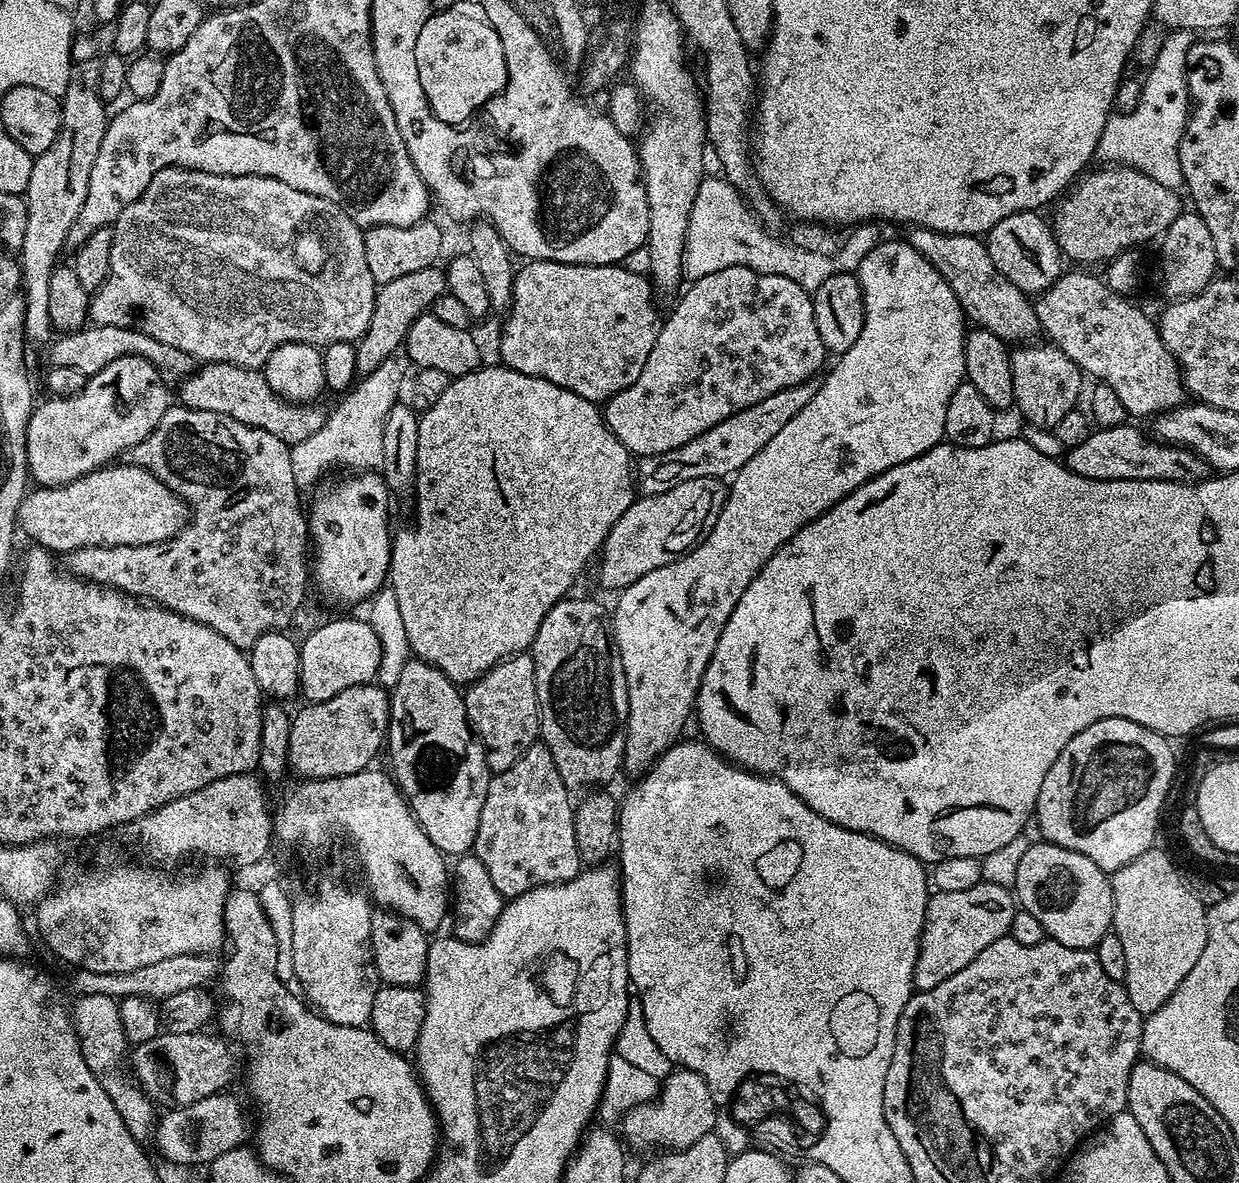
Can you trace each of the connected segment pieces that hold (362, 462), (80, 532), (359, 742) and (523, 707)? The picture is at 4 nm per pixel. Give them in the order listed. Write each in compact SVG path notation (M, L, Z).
M396 354L386 357L374 371L357 379L351 391L343 397L345 400L332 413L329 411L325 415L322 430L318 430L318 434L310 434L308 440L291 445L292 465L297 481L304 483L305 480L308 484L314 483L327 470L328 464L353 464L356 467L353 469L356 470L376 470L381 467L383 430L386 427L391 408L399 401L399 386L406 369L405 361L403 359L400 361L398 357L399 355Z
M135 462L127 463L97 468L82 478L72 480L68 484L60 484L56 488L33 487L33 492L31 489L20 503L19 527L24 527L24 532L32 539L33 545L46 548L53 554L67 554L74 549L88 548L93 544L146 546L177 535L186 523L184 501L162 482L158 482L154 474L139 468Z
M371 682L368 684L359 684L358 686L350 686L350 690L342 690L342 694L334 694L334 698L326 698L322 702L317 704L308 702L303 705L305 708L297 714L296 717L291 717L290 723L287 725L286 731L288 733L288 762L287 767L292 768L297 772L297 777L303 778L305 780L325 780L331 776L345 776L346 774L354 774L355 772L363 772L373 763L372 760L376 755L381 752L385 747L388 738L388 722L390 719L390 696L387 691L380 684L376 682Z
M521 654L512 656L508 660L503 660L501 664L496 664L486 675L481 676L480 679L472 681L467 685L464 692L464 705L466 706L466 714L468 715L468 723L476 737L481 744L484 745L484 751L488 757L489 773L495 774L502 770L510 770L510 766L514 766L514 762L518 762L518 758L522 758L522 754L526 754L526 750L530 745L537 743L540 734L540 703L538 702L538 690L536 689L536 664L533 662L531 655Z

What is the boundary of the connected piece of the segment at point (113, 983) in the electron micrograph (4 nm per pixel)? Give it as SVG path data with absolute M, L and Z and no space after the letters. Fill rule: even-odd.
M203 953L194 955L178 955L175 958L166 958L165 961L154 962L151 966L142 966L139 970L124 971L117 974L102 974L96 971L77 969L72 978L72 988L75 995L90 996L104 995L123 1000L128 996L143 996L151 1000L167 1000L176 993L185 992L188 989L203 987L210 976L217 973L218 964L212 960L213 957Z

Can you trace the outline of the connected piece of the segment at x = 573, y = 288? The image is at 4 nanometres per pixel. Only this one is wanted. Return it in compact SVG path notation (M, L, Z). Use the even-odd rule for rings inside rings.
M529 260L527 262L521 263L515 269L514 272L514 286L512 287L512 303L510 307L507 309L506 315L508 315L508 321L504 324L504 333L500 336L500 360L499 363L506 368L513 368L514 370L518 370L522 374L530 374L531 376L537 376L538 378L542 378L543 380L549 380L550 382L554 382L558 386L562 386L566 390L570 390L574 394L578 394L582 398L586 398L587 400L593 402L607 402L611 396L614 396L621 392L622 390L626 390L626 386L630 386L634 382L638 382L638 374L642 374L642 370L646 366L646 358L650 358L650 350L654 350L654 342L656 341L656 335L660 333L660 325L662 323L661 313L656 313L656 304L652 301L652 292L654 293L654 285L649 279L647 275L641 274L639 276L636 272L631 272L630 269L624 268L628 266L621 266L620 264L563 264L562 262L554 262L553 260Z

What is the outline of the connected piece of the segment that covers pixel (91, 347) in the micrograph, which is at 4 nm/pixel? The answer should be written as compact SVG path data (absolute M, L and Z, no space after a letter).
M92 324L78 328L74 332L66 332L57 335L47 349L48 364L53 368L58 366L74 366L74 370L82 370L84 377L98 374L110 362L114 362L123 356L141 356L155 366L165 381L183 381L185 376L192 375L194 361L190 354L178 350L174 346L166 346L166 342L160 342L158 338L152 338L150 334L139 332L136 328L123 328L122 326L106 326L105 324Z

